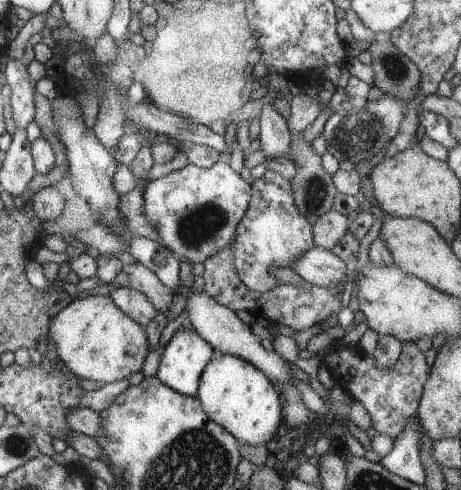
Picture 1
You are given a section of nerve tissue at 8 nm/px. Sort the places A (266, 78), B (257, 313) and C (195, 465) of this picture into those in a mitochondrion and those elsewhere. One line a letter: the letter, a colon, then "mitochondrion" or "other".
A: other
B: other
C: mitochondrion

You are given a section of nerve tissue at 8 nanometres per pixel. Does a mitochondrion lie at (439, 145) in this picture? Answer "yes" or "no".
no

